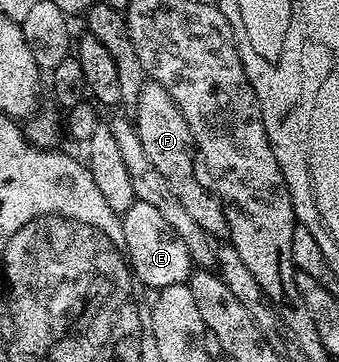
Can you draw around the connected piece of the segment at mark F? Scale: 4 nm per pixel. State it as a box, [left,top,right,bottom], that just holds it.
[132,80,230,239]

